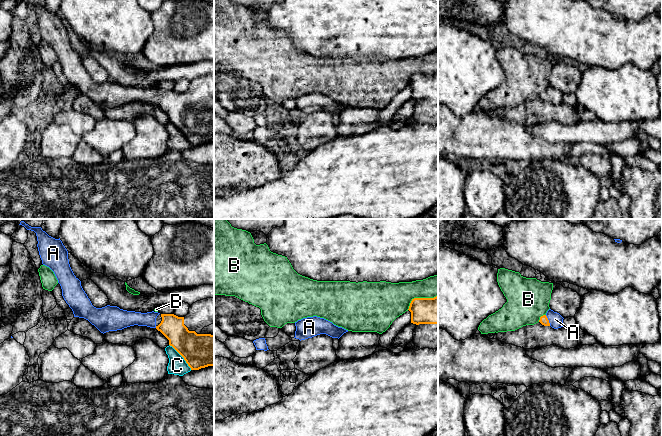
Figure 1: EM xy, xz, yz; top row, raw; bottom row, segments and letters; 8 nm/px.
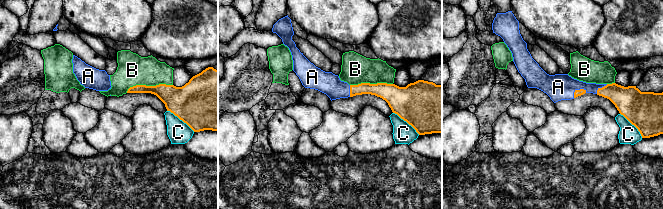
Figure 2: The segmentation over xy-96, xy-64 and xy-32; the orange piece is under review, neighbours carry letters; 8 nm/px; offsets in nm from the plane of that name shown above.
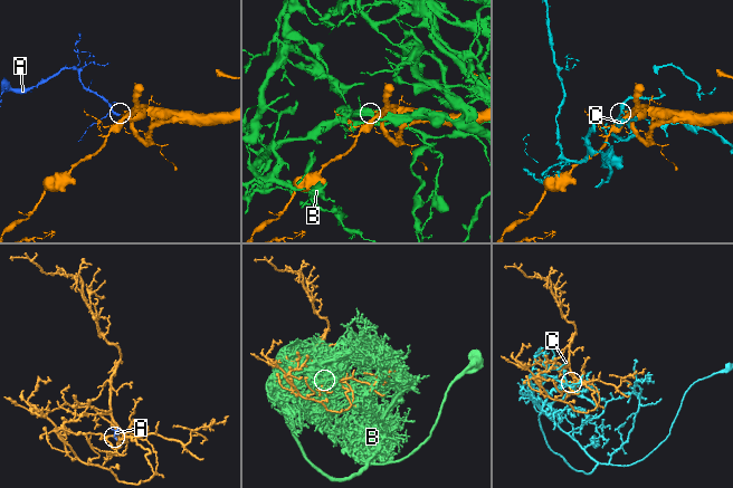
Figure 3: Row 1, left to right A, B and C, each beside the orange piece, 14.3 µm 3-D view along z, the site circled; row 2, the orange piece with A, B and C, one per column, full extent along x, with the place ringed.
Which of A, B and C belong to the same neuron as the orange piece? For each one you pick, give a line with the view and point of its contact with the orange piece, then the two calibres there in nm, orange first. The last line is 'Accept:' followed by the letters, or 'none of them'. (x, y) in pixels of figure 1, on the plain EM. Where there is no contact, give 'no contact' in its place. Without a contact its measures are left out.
A: meets orange in yz at (548, 96); 70 nm thick on the orange side, 110 nm on the other
Accept: A

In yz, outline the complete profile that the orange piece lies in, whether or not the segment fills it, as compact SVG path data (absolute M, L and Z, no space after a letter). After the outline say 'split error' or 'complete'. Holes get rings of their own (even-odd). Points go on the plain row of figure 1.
M549 85L547 89L540 93L539 98L544 102L551 102L554 105L563 103L563 93L553 86Z; split error

